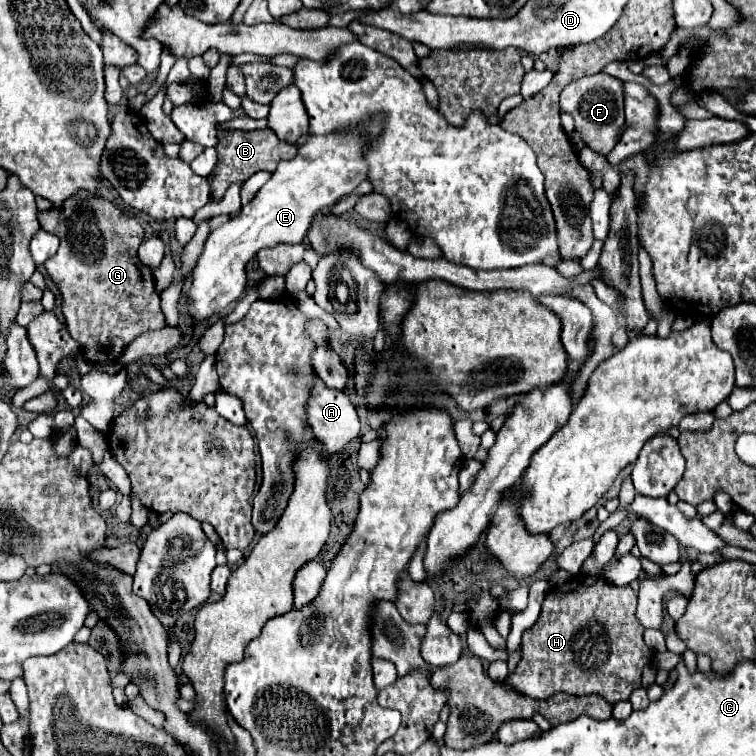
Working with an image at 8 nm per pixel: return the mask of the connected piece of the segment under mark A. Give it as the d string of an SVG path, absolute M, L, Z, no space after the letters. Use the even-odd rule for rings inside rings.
M312 375L312 389L310 389L310 399L306 403L306 413L308 413L308 423L314 431L314 437L322 441L326 451L332 455L342 451L360 433L360 419L356 415L356 407L352 405L350 397L342 391L326 387L318 375Z

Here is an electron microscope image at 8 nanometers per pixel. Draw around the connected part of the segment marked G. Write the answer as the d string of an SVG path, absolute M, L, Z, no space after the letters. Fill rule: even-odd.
M80 191L74 199L68 199L62 205L62 211L46 211L38 215L40 227L60 239L60 249L50 257L44 267L50 279L56 283L62 297L62 315L64 325L72 339L80 345L80 353L90 363L116 363L128 343L138 335L154 329L162 329L164 313L160 309L160 295L154 287L152 269L138 259L138 247L144 241L144 229L136 219L126 217L118 207L102 197L90 197Z

